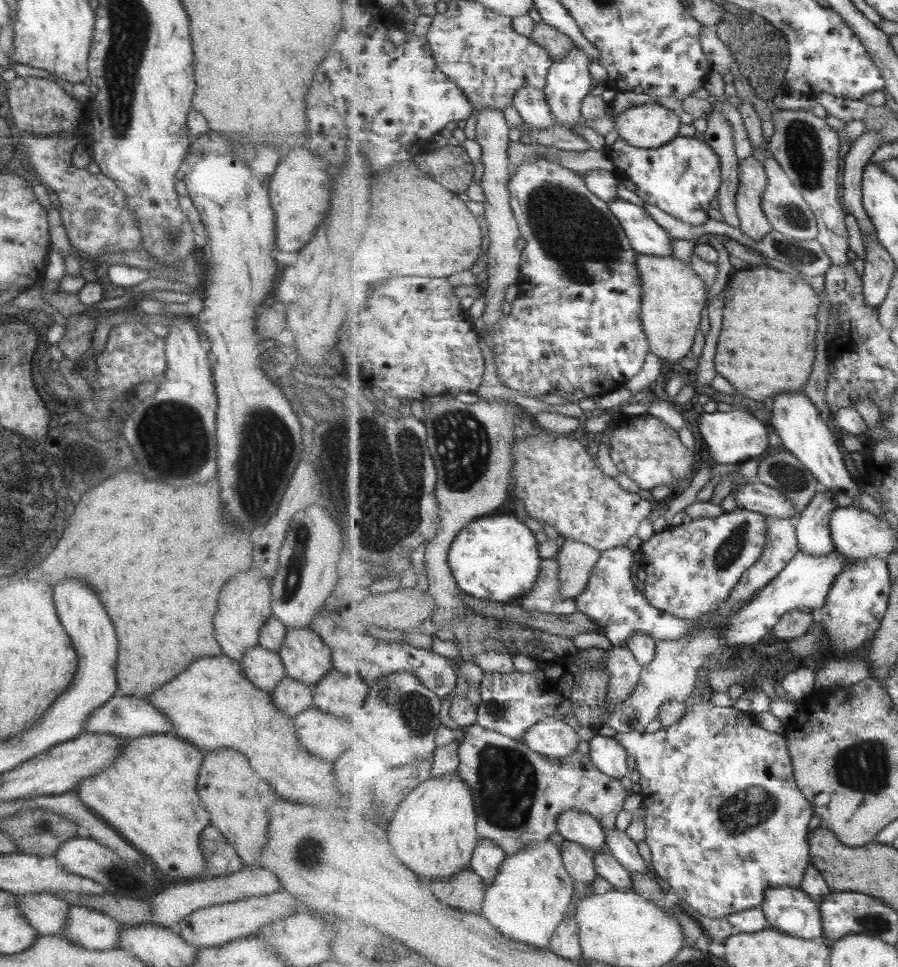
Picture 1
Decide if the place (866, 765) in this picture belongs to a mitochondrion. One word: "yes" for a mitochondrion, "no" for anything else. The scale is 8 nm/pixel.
yes

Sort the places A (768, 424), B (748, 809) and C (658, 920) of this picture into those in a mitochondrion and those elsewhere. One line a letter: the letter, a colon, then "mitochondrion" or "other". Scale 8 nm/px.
A: other
B: mitochondrion
C: other

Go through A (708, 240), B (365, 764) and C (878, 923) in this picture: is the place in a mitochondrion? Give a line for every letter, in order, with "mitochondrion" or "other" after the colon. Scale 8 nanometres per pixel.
A: other
B: other
C: mitochondrion

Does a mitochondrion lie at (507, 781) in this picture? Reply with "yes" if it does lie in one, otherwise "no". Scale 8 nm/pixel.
yes

